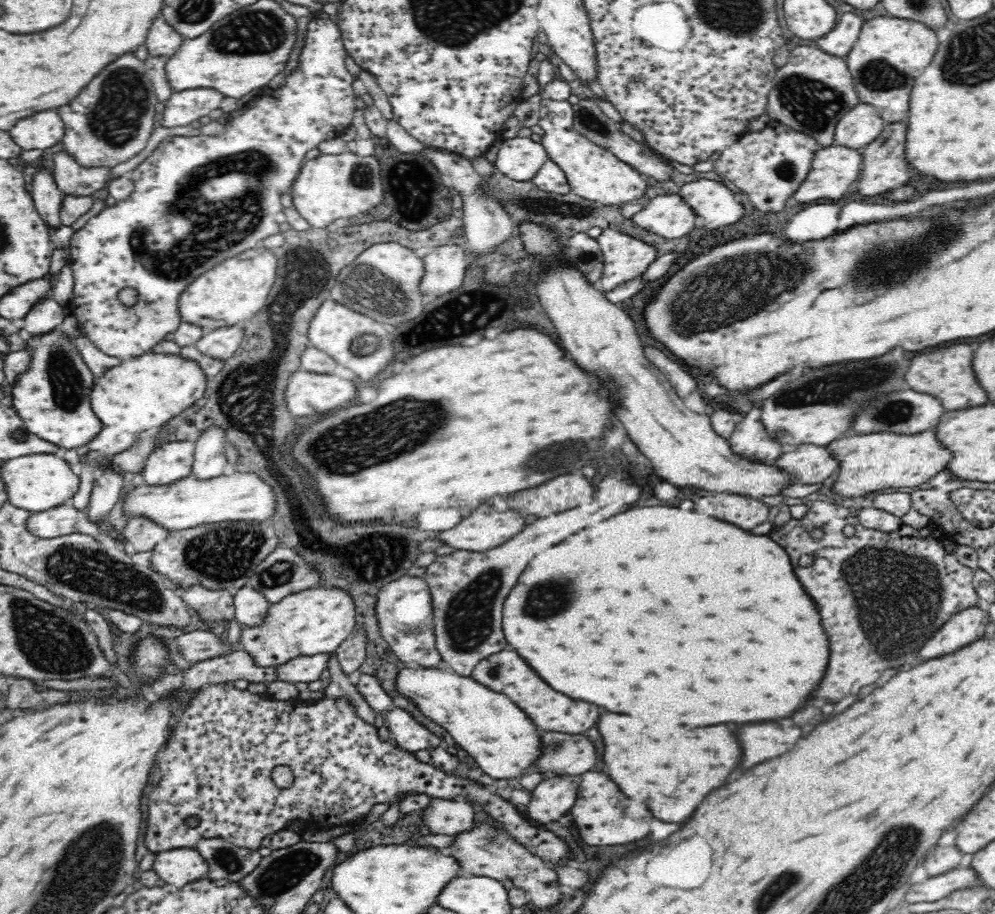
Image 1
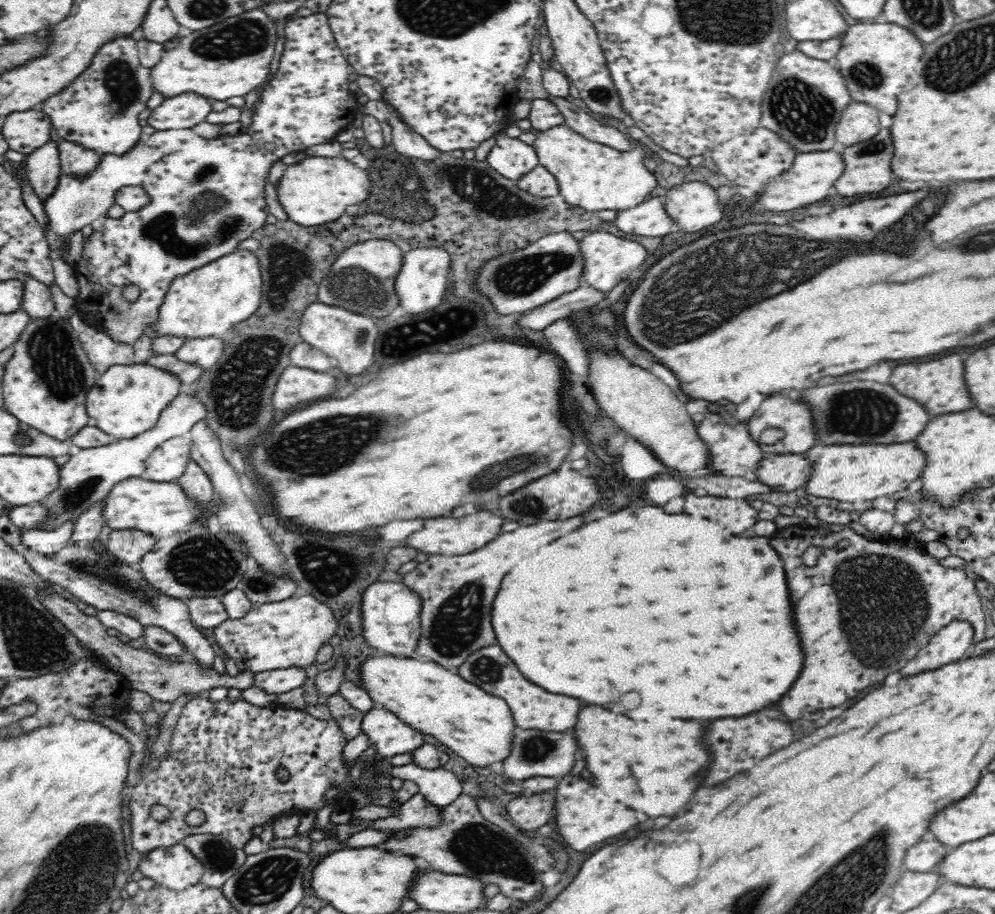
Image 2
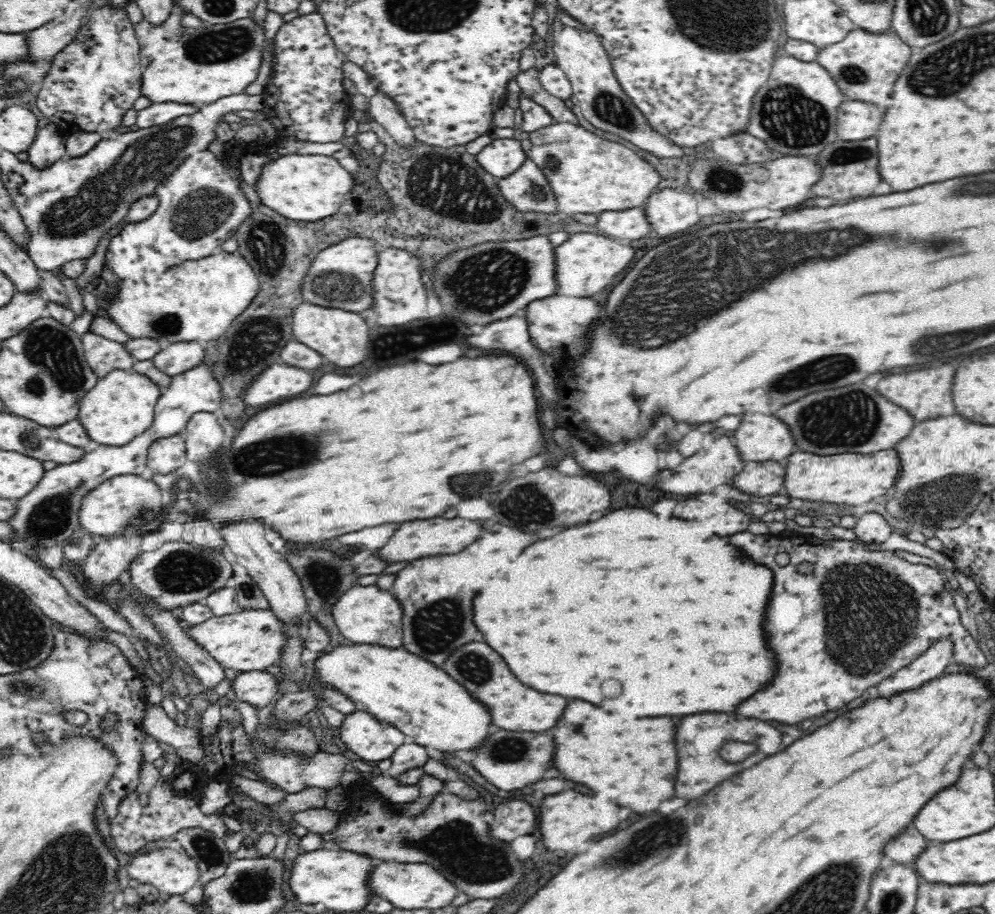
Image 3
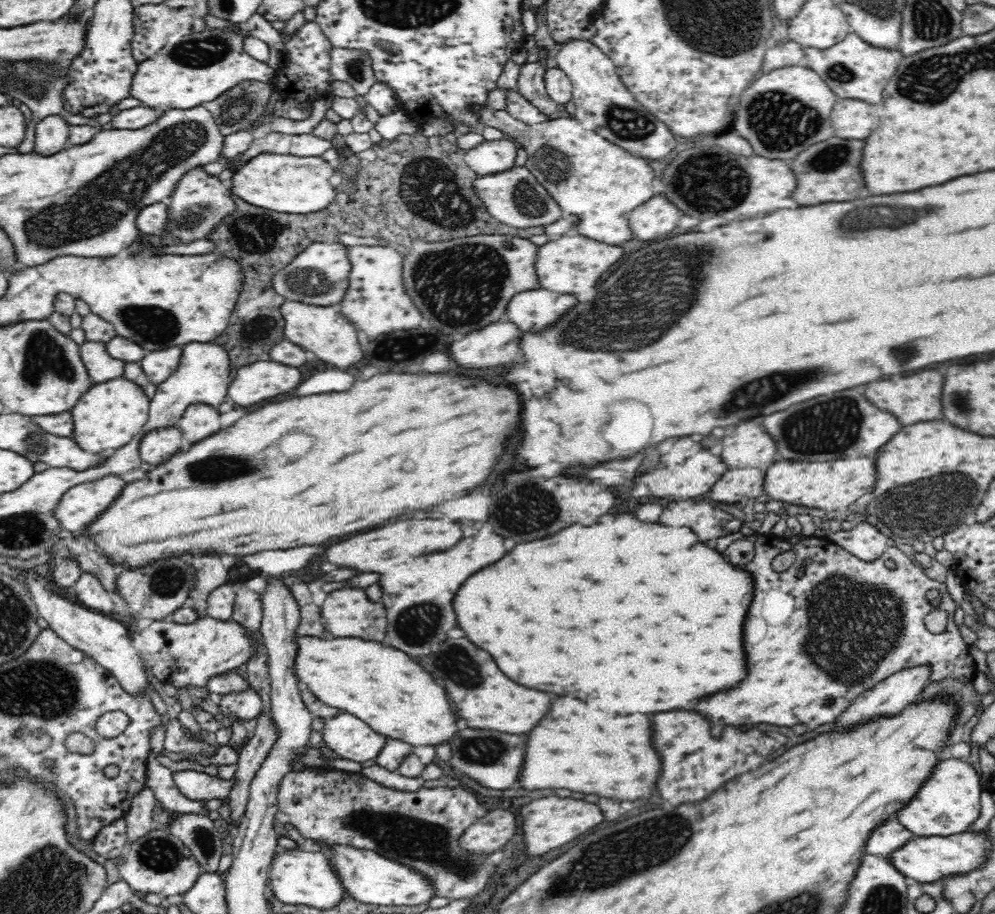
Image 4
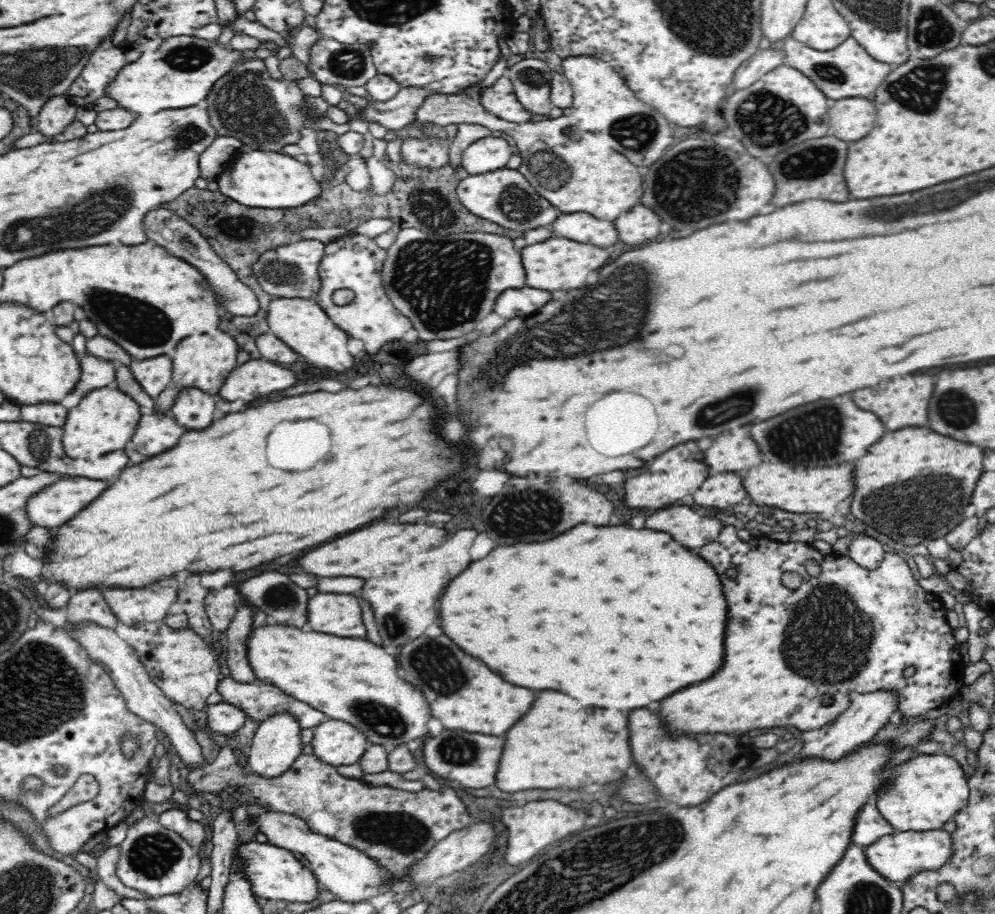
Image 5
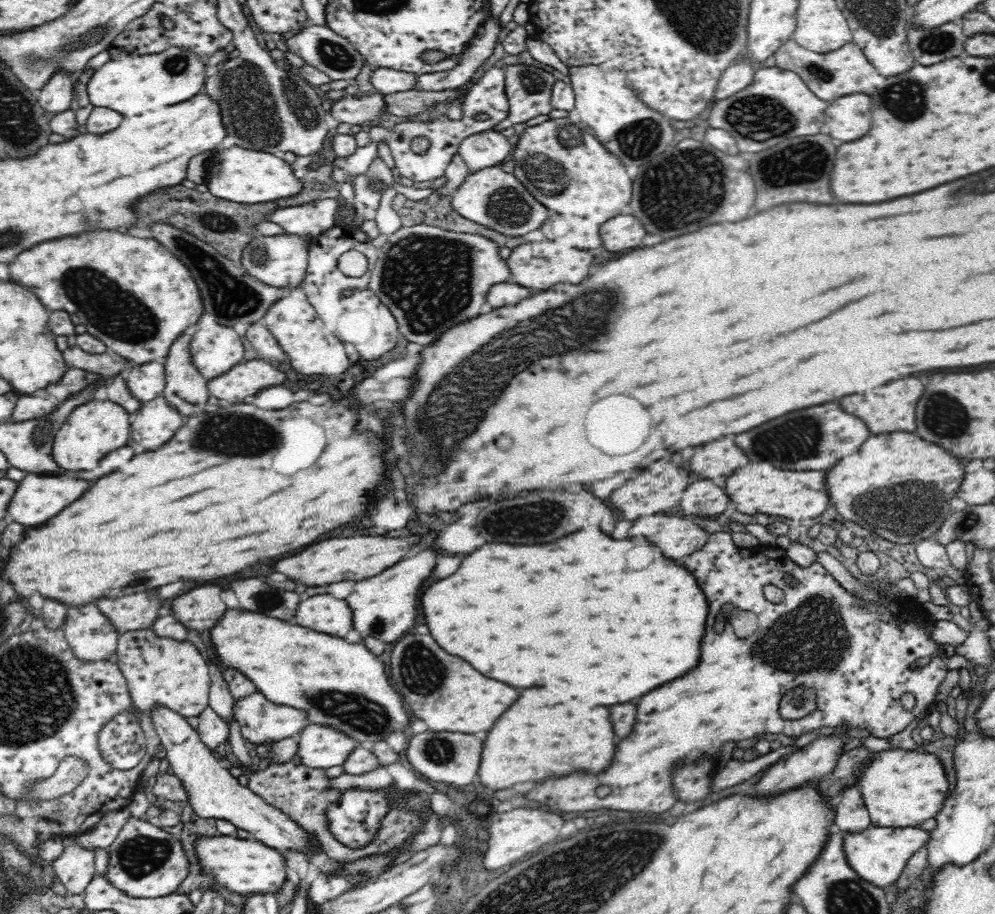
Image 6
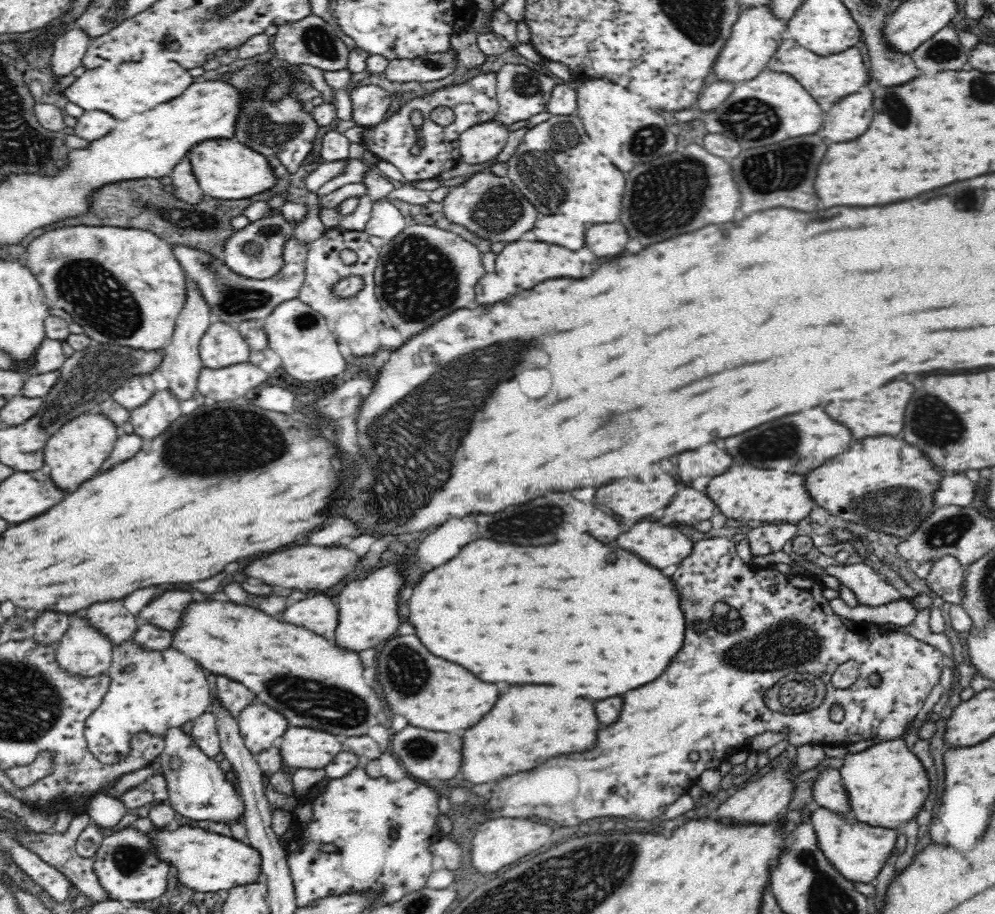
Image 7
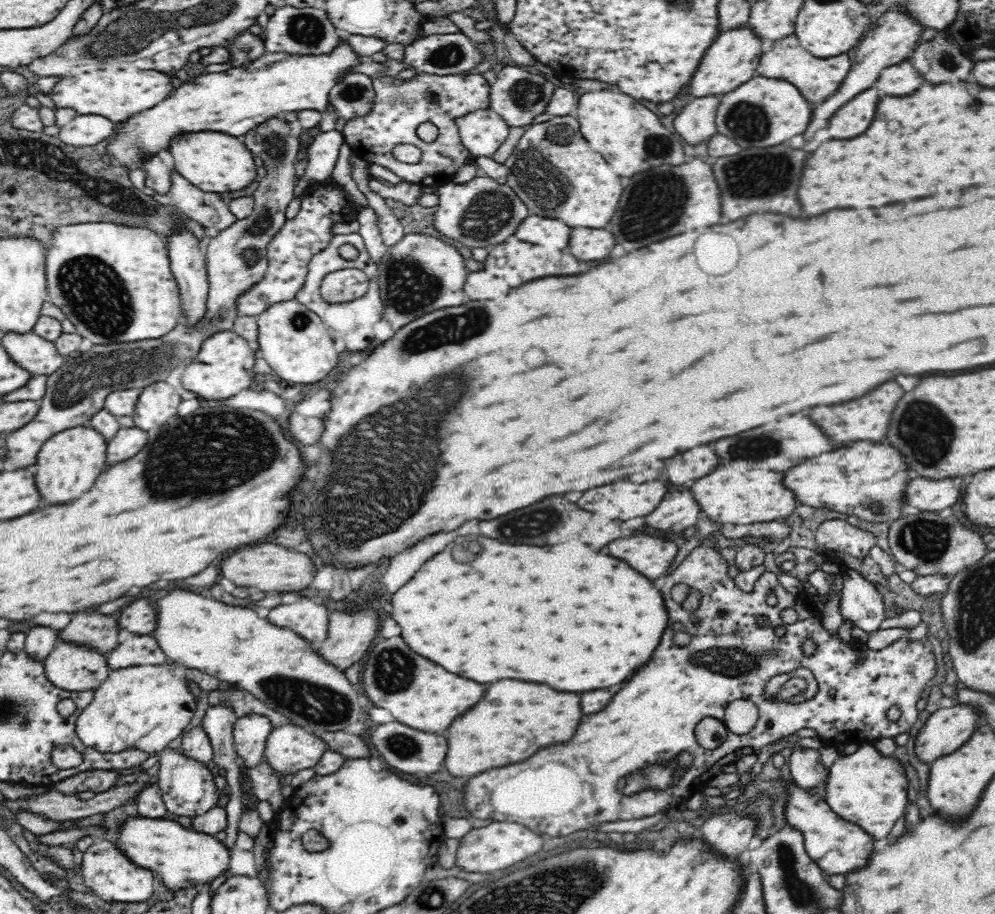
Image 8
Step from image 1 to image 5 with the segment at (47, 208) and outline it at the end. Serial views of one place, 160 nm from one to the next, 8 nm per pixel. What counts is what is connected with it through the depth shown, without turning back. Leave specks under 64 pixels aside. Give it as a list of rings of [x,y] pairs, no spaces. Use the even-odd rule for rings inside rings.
[[[66,94],[48,98],[36,116],[37,130],[48,138],[63,133],[68,124],[76,120],[76,108]]]

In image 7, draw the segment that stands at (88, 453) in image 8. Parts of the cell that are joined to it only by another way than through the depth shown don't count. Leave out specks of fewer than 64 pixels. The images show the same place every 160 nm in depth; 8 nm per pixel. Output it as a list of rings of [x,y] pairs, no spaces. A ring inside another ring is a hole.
[[[86,413],[61,426],[46,442],[43,461],[50,467],[50,479],[60,490],[74,492],[82,482],[94,478],[110,456],[120,429],[100,413]]]

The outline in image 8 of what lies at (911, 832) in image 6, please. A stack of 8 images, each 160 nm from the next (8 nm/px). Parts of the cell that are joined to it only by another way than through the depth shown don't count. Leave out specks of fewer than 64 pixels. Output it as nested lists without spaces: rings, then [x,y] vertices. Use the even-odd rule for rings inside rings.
[[[796,782],[790,783],[787,789],[785,814],[786,825],[801,830],[804,837],[804,848],[808,857],[828,874],[848,874],[866,866],[874,838],[866,834],[860,826],[839,818],[826,801],[822,800],[819,793],[806,788],[798,787]]]

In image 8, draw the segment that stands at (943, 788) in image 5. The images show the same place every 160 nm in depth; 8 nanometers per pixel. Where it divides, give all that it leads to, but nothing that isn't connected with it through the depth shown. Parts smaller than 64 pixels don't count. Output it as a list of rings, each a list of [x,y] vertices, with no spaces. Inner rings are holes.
[[[865,743],[853,754],[842,754],[836,759],[829,768],[826,785],[821,789],[819,795],[839,818],[860,826],[864,832],[872,834],[874,840],[880,840],[880,838],[890,834],[896,820],[904,814],[908,801],[907,788],[908,780],[900,762],[892,757],[884,758],[880,756],[869,743]]]

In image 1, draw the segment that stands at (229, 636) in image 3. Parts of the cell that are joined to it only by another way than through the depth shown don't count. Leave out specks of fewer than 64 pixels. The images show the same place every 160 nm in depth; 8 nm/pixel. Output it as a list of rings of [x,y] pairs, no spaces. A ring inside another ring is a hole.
[[[314,587],[269,604],[266,616],[256,626],[239,623],[237,644],[250,655],[256,667],[276,667],[299,656],[335,652],[354,632],[354,618],[354,601],[346,591],[336,587]]]

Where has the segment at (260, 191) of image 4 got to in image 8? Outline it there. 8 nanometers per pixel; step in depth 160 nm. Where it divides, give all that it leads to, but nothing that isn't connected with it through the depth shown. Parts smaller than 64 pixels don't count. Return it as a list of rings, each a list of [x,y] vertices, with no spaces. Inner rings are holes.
[[[212,130],[182,134],[182,136],[170,138],[168,151],[174,159],[176,171],[204,192],[228,193],[232,192],[232,190],[246,188],[250,182],[258,180],[256,168],[259,162],[256,157],[246,145],[238,140],[238,137],[233,137],[229,134],[217,133]]]

